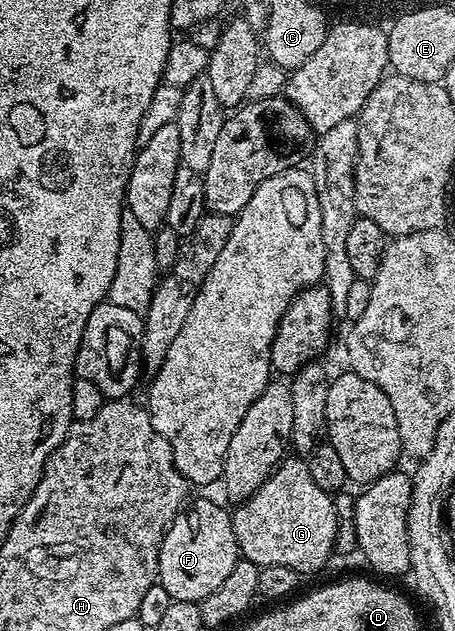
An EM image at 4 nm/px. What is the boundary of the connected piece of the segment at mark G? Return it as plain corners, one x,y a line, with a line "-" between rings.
302,457
290,458
283,458
268,481
233,508
230,520
241,558
252,561
259,569
284,565
306,577
320,570
335,554
338,518
331,492
312,481
309,462

